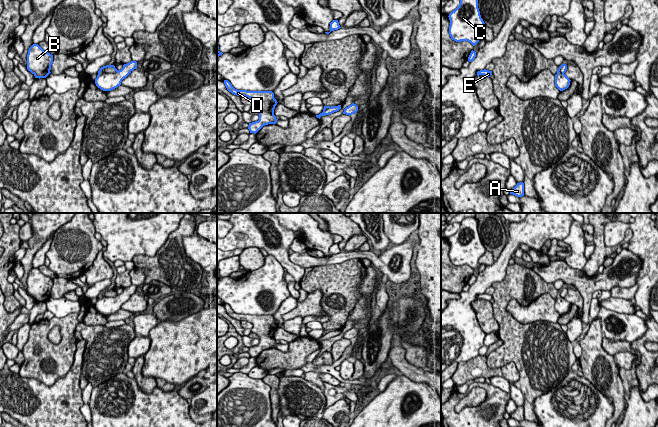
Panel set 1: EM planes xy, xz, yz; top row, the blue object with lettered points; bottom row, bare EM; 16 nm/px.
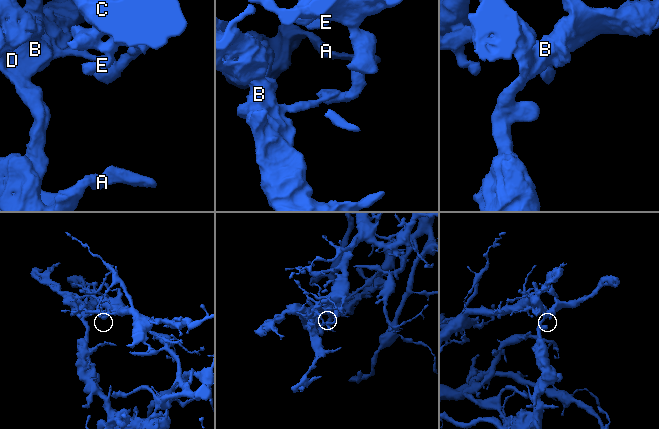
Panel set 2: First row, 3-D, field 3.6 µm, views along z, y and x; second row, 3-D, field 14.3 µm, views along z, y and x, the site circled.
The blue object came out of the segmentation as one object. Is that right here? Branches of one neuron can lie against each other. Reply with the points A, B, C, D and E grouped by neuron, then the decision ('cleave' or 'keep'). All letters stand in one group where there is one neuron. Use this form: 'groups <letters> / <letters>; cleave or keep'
groups A B D / C E; cleave

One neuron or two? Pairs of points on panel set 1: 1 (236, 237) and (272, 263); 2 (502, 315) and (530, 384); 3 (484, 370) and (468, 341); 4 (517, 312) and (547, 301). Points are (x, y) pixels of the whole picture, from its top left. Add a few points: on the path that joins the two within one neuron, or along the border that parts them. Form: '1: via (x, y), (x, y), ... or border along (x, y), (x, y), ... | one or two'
1: border along (268, 253), (283, 268) | two
2: via (511, 332), (524, 345), (529, 356), (530, 367) | one
3: border along (478, 355), (458, 363) | two
4: via (524, 312), (533, 312), (540, 308) | one

